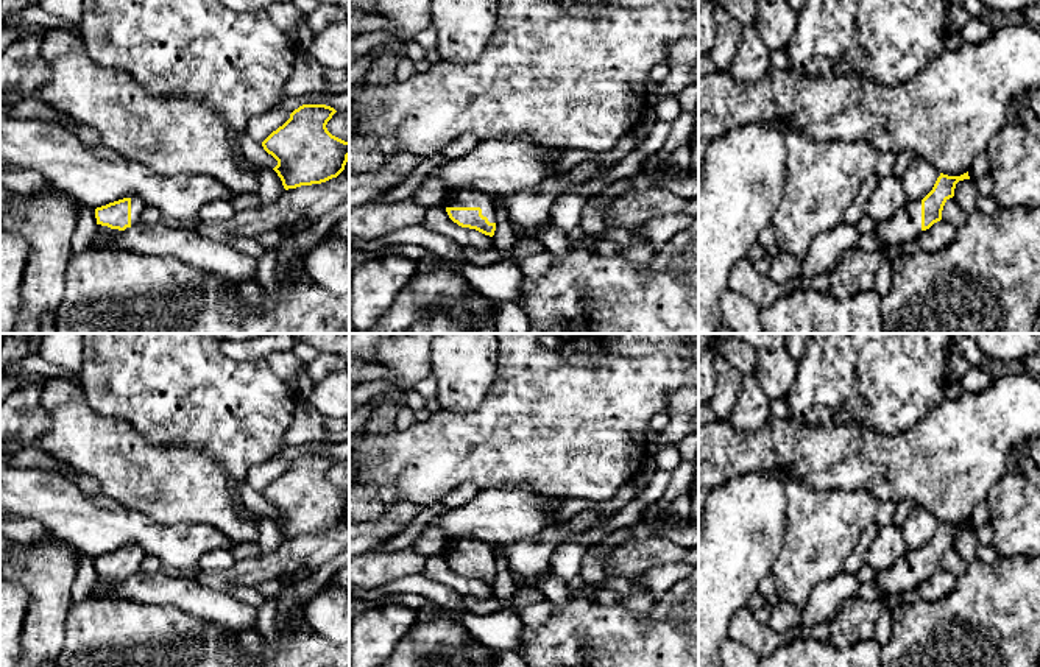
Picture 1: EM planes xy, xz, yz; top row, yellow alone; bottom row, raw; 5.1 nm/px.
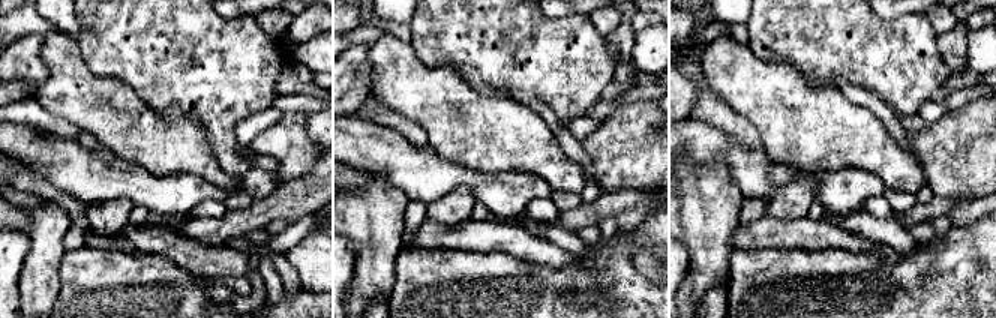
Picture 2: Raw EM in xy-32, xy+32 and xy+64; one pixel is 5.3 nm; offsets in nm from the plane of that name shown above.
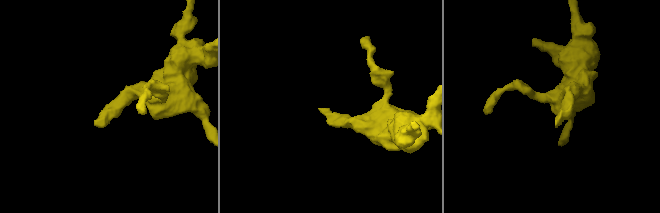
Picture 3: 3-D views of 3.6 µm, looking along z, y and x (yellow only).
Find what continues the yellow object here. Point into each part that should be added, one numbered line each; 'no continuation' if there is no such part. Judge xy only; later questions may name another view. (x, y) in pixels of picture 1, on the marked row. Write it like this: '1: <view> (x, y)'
1: xy (137, 204)

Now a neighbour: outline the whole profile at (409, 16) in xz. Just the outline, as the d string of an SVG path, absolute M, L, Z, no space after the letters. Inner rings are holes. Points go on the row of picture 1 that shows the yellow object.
M376 0L376 14L388 19L396 30L388 33L393 44L382 44L382 53L373 61L365 78L366 84L394 81L394 72L405 55L407 44L432 25L430 0Z

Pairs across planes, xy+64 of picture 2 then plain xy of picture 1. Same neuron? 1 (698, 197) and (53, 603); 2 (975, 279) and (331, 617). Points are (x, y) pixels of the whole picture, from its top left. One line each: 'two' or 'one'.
1: one
2: two

